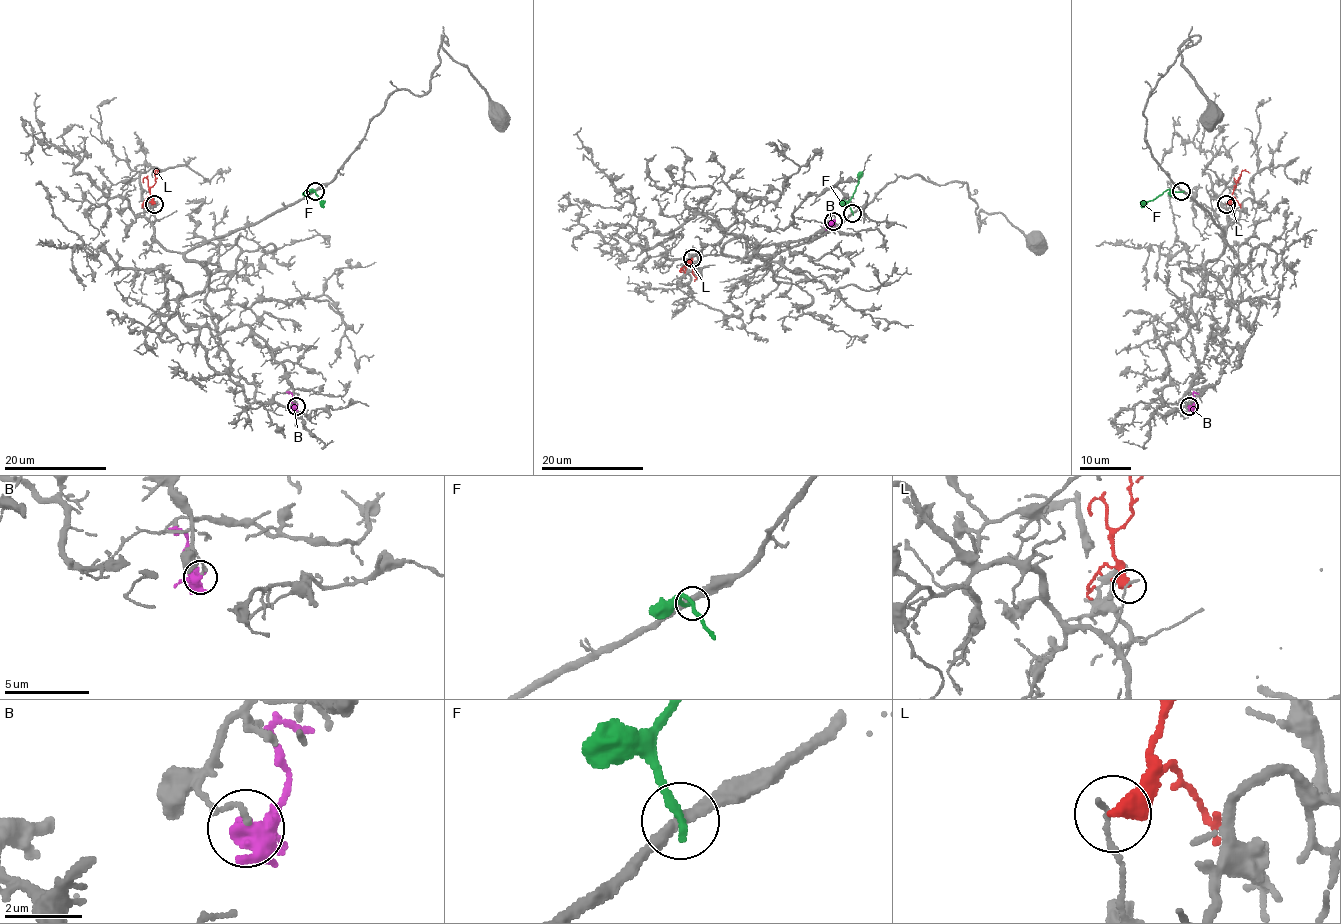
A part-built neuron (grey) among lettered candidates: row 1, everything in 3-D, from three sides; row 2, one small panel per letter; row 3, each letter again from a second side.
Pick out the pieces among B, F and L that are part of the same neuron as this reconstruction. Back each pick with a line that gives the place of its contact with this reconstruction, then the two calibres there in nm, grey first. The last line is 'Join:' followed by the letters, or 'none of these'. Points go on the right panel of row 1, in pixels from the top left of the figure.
Join: none of these

